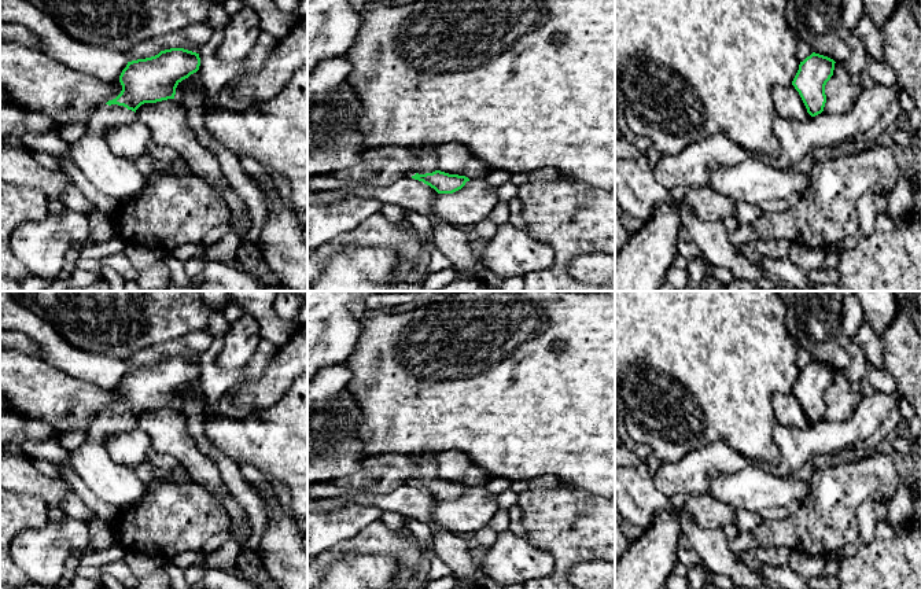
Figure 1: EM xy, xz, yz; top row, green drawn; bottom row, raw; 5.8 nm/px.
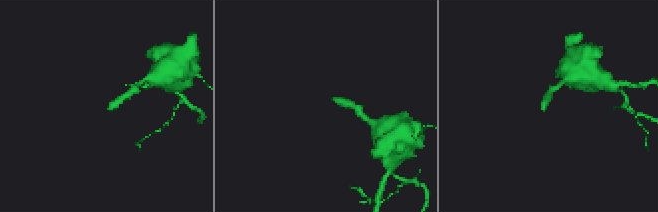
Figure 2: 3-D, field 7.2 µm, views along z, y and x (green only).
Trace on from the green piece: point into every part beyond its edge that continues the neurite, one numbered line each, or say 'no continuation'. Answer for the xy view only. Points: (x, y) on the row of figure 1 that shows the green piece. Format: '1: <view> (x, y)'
1: xy (107, 117)

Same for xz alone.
1: xz (426, 151)

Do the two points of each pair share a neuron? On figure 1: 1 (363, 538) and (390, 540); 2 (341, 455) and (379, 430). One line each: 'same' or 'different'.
1: same
2: different

